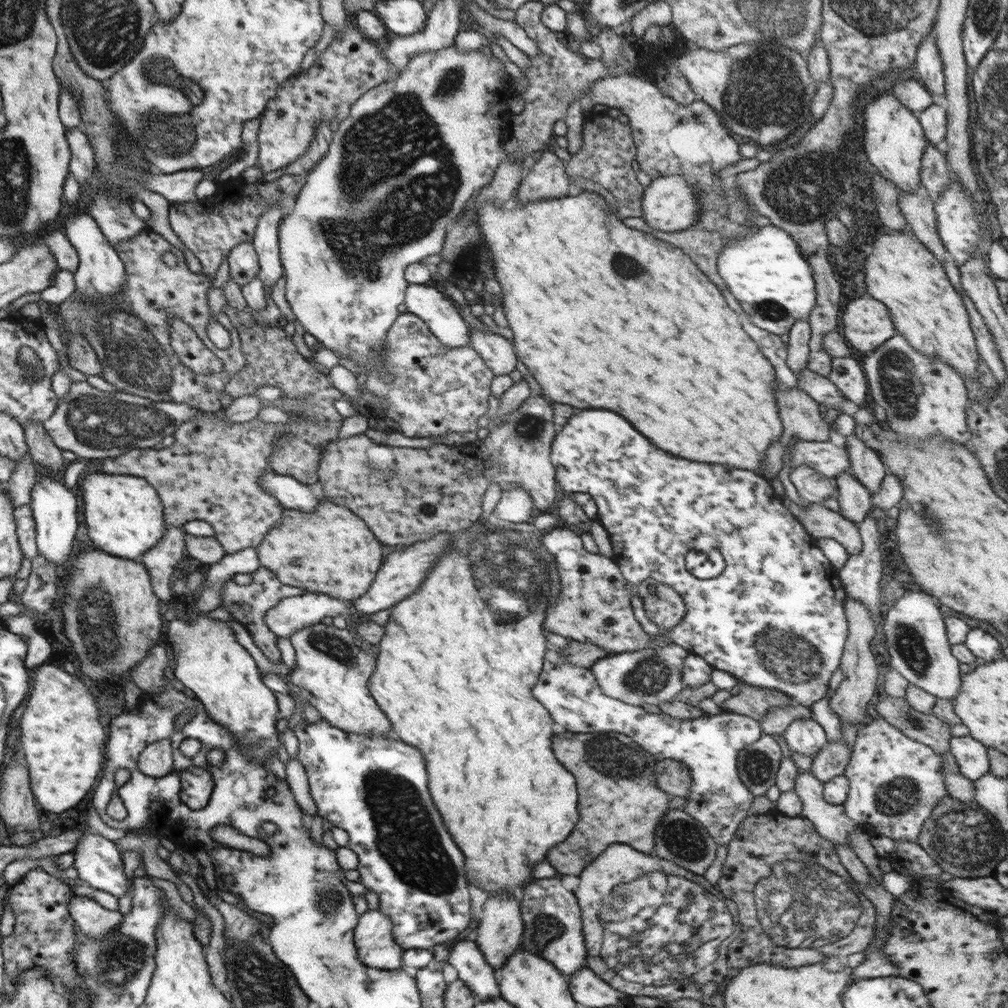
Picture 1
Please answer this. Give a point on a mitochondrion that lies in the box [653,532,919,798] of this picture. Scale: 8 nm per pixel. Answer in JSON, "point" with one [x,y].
{"point":[787,658]}

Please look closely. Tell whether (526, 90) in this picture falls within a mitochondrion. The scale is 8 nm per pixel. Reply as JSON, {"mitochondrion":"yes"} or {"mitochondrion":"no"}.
{"mitochondrion":"no"}

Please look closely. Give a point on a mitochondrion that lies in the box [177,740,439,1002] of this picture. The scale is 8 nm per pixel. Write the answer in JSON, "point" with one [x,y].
{"point":[330,901]}

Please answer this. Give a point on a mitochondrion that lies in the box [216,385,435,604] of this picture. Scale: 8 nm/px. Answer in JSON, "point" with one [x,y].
{"point":[379,471]}

